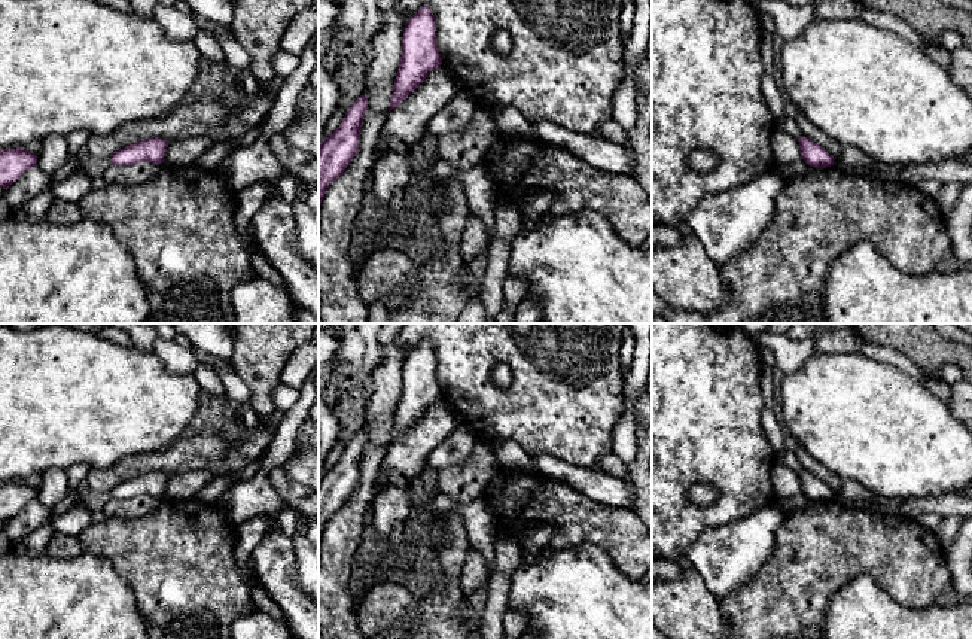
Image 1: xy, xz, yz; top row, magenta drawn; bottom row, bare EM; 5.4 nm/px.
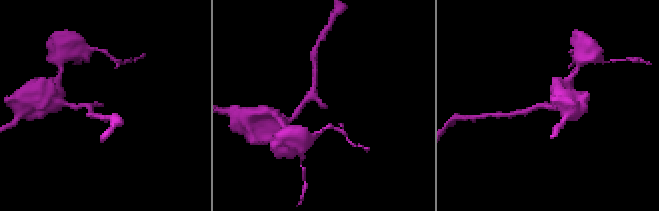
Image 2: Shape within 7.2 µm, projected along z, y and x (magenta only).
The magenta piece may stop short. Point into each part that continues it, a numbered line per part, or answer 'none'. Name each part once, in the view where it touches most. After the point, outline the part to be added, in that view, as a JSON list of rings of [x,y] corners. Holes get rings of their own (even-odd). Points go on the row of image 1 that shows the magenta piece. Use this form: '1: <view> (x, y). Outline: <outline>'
none

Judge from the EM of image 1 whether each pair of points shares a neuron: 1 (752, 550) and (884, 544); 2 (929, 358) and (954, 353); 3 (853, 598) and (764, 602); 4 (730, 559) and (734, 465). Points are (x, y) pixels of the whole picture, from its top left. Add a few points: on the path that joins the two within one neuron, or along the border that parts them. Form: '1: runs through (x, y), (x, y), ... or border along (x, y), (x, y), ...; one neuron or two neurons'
1: border along (785, 516), (776, 531), (771, 553), (750, 577); two neurons
2: runs through (935, 353), (948, 353); one neuron
3: border along (855, 577), (829, 599), (822, 623); two neurons
4: border along (762, 508), (733, 522), (710, 526), (698, 536); two neurons

